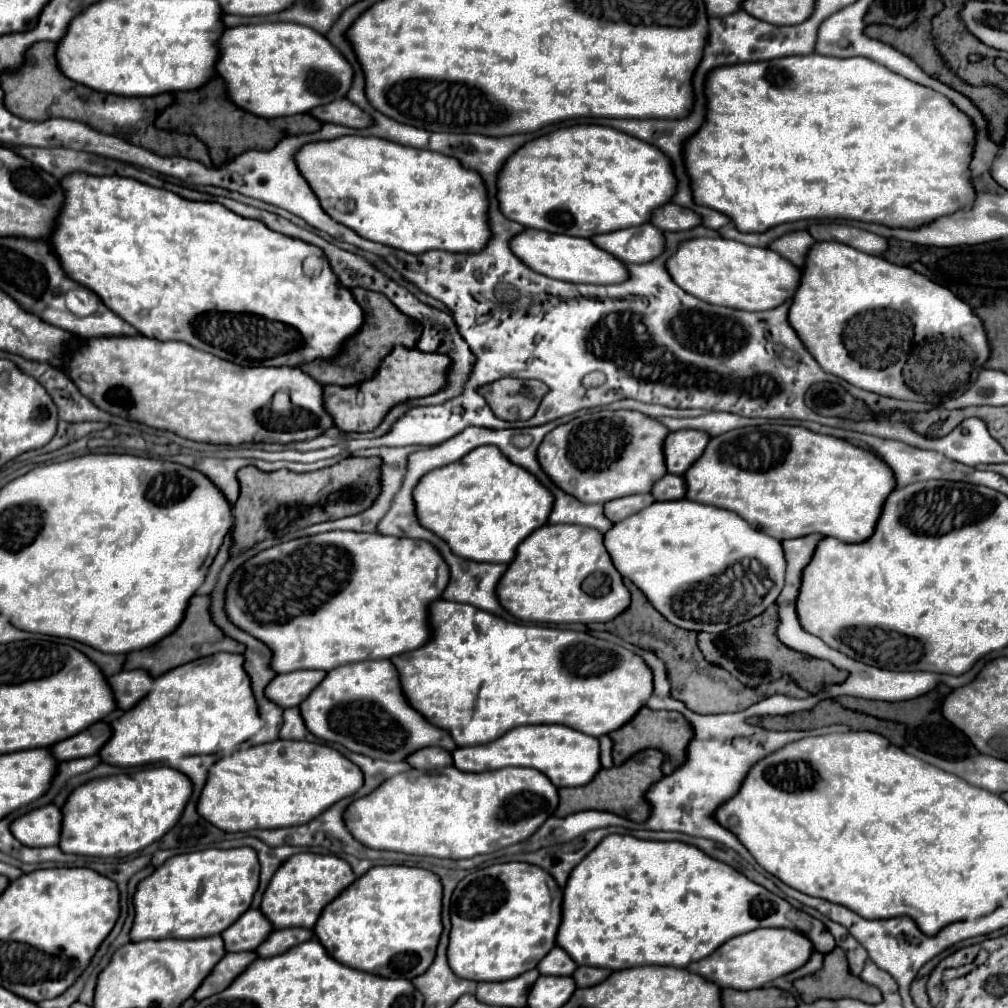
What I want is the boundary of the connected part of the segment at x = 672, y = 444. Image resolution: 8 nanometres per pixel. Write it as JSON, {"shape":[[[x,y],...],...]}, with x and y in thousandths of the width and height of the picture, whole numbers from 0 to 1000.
{"shape":[[[670,428],[664,430],[660,436],[660,459],[662,459],[663,469],[678,471],[682,465],[697,451],[701,439],[705,438],[705,432],[697,432],[697,428]]]}

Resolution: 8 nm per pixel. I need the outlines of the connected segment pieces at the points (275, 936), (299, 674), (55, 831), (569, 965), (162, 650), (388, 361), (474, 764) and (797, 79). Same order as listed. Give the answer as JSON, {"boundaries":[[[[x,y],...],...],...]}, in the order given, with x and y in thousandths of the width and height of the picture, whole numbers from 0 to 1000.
{"boundaries":[[[[273,922],[269,924],[269,928],[261,934],[261,938],[257,938],[253,941],[253,945],[257,949],[271,949],[271,947],[279,947],[285,941],[289,941],[291,938],[297,938],[301,934],[307,934],[311,930],[311,924],[307,922]]],[[[293,666],[293,668],[283,668],[275,670],[267,680],[265,680],[265,691],[271,693],[277,701],[295,701],[305,693],[305,689],[314,682],[316,676],[322,674],[322,666]]],[[[45,799],[15,813],[11,826],[15,828],[15,832],[19,832],[19,836],[27,840],[49,840],[59,836],[61,814],[61,805],[55,799]]],[[[549,939],[537,953],[535,953],[537,967],[566,967],[572,961],[572,955],[555,939]]],[[[193,590],[186,602],[184,614],[182,618],[164,634],[160,634],[156,640],[142,644],[142,646],[132,646],[126,650],[126,658],[124,664],[144,664],[148,666],[152,672],[158,672],[170,664],[174,664],[176,660],[184,660],[188,656],[193,656],[201,650],[209,650],[209,648],[217,648],[217,646],[225,646],[225,648],[241,648],[243,642],[239,638],[233,638],[233,634],[221,630],[221,626],[217,626],[217,622],[213,622],[213,618],[209,618],[209,608],[207,608],[207,598],[209,592],[207,590]]],[[[390,344],[378,358],[374,370],[356,382],[336,384],[320,382],[320,402],[330,414],[330,420],[338,428],[370,428],[382,410],[402,396],[422,394],[436,388],[441,382],[441,366],[445,364],[445,354],[436,350],[420,350],[416,346]]],[[[517,719],[517,721],[507,723],[505,729],[491,733],[489,737],[459,741],[459,743],[453,741],[447,749],[449,749],[451,761],[465,767],[479,767],[485,763],[489,765],[489,763],[499,763],[499,761],[529,761],[541,767],[547,775],[559,777],[551,781],[582,779],[596,763],[594,735],[563,719]]],[[[811,53],[799,57],[777,57],[765,63],[737,63],[729,66],[713,66],[703,72],[701,78],[701,122],[680,142],[680,162],[688,182],[688,197],[699,205],[711,207],[727,217],[737,231],[759,231],[769,223],[787,221],[797,217],[842,217],[872,221],[878,225],[910,227],[914,223],[926,221],[932,215],[945,213],[949,209],[959,209],[967,201],[967,186],[963,180],[963,160],[969,144],[969,128],[965,120],[943,102],[938,94],[924,90],[908,80],[898,78],[882,70],[880,66],[860,59],[860,57],[814,57]]]]}

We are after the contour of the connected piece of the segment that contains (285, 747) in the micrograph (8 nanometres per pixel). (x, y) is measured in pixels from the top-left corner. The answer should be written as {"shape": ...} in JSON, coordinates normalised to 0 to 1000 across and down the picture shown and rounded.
{"shape":[[[275,733],[215,755],[197,791],[197,807],[227,826],[291,820],[307,816],[334,795],[352,789],[360,775],[360,765],[330,741]]]}

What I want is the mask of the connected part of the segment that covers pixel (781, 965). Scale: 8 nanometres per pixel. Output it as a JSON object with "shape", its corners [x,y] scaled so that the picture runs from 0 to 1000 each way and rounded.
{"shape":[[[749,922],[749,924],[739,926],[739,928],[723,932],[703,949],[686,955],[682,959],[682,963],[691,965],[713,979],[741,983],[741,981],[757,979],[759,975],[795,959],[803,951],[805,943],[807,943],[805,934],[791,924],[785,924],[785,922]]]}

